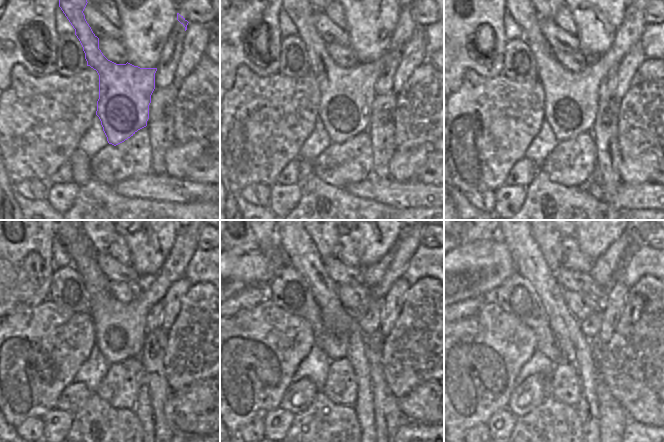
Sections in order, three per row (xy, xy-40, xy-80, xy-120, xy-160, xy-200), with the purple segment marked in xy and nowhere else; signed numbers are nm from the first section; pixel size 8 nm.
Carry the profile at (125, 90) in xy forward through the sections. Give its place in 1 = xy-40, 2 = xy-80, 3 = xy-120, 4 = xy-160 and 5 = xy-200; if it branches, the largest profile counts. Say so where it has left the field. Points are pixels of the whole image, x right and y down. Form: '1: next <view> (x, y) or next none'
1: next xy-40 (347, 94)
2: next xy-80 (571, 98)
3: next xy-120 (120, 329)
4: next xy-160 (409, 240)
5: next xy-200 (618, 277)

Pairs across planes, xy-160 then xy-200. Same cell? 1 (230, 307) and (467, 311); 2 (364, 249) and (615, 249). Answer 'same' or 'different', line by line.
1: same
2: different

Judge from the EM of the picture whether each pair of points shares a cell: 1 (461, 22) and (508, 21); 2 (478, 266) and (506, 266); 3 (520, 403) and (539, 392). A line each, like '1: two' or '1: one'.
1: two
2: one
3: one

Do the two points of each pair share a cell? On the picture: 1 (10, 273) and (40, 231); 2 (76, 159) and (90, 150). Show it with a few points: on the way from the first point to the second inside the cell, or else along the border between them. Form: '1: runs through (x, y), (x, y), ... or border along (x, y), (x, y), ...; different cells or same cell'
1: border along (10, 262), (16, 271), (16, 278), (10, 286); different cells
2: border along (78, 148), (90, 158); different cells

